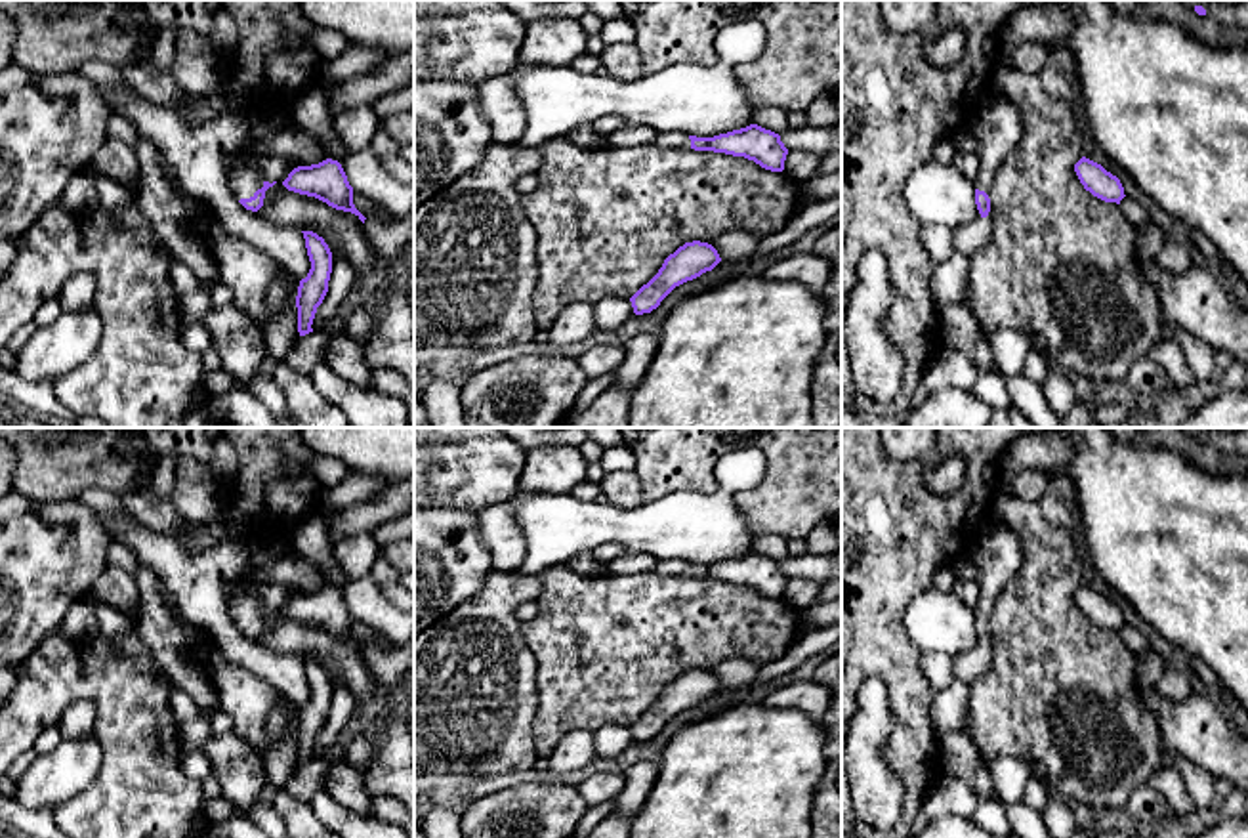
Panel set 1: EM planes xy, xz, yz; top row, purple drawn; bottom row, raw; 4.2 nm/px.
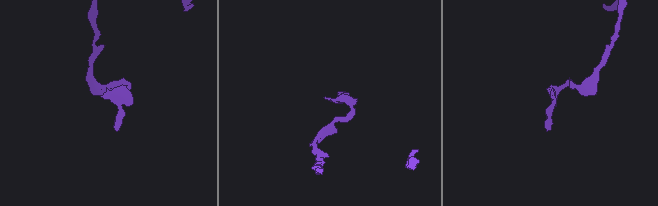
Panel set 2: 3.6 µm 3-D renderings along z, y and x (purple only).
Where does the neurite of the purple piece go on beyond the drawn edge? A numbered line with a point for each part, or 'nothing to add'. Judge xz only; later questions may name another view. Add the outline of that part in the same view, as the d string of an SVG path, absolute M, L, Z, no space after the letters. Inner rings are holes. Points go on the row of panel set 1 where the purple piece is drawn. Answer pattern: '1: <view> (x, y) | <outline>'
1: xz (672, 140) | M679 132L658 134L655 145L664 149L691 149L691 139Z

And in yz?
1: yz (997, 123) | M987 94L969 115L977 139L979 174L975 187L990 195L994 176L1023 136L1021 111L1002 94Z

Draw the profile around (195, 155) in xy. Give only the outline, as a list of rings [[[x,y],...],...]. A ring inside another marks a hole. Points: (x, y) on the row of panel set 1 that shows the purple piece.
[[[95,86],[114,113],[130,118],[139,136],[155,143],[179,191],[202,200],[227,235],[246,241],[296,281],[307,277],[311,262],[303,233],[260,220],[229,189],[223,155],[244,149],[252,139],[246,107],[229,109],[212,122],[191,128],[177,113],[160,109],[130,86]]]

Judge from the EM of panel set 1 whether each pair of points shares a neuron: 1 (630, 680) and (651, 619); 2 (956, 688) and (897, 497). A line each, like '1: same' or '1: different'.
1: same
2: different

